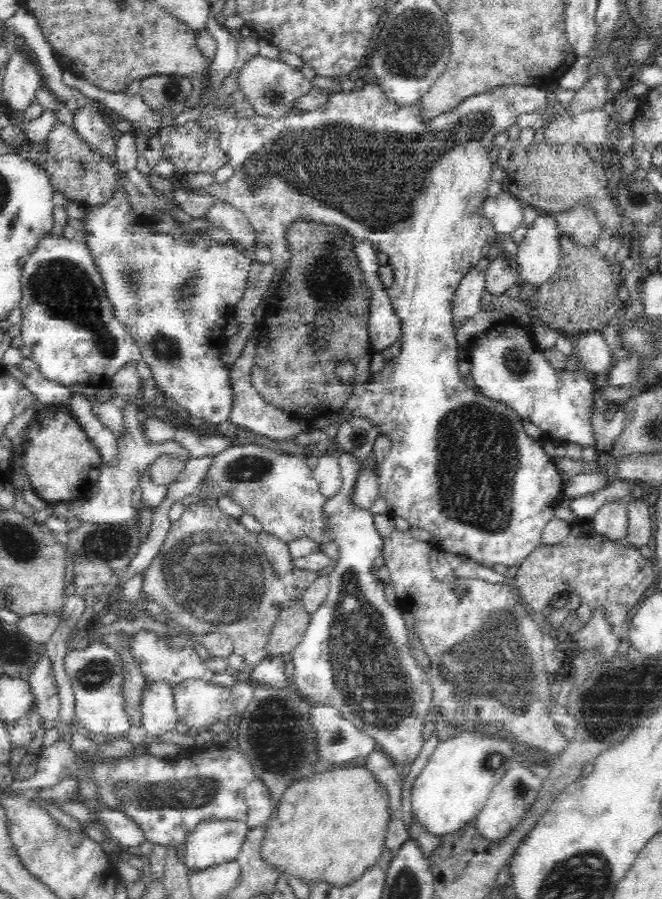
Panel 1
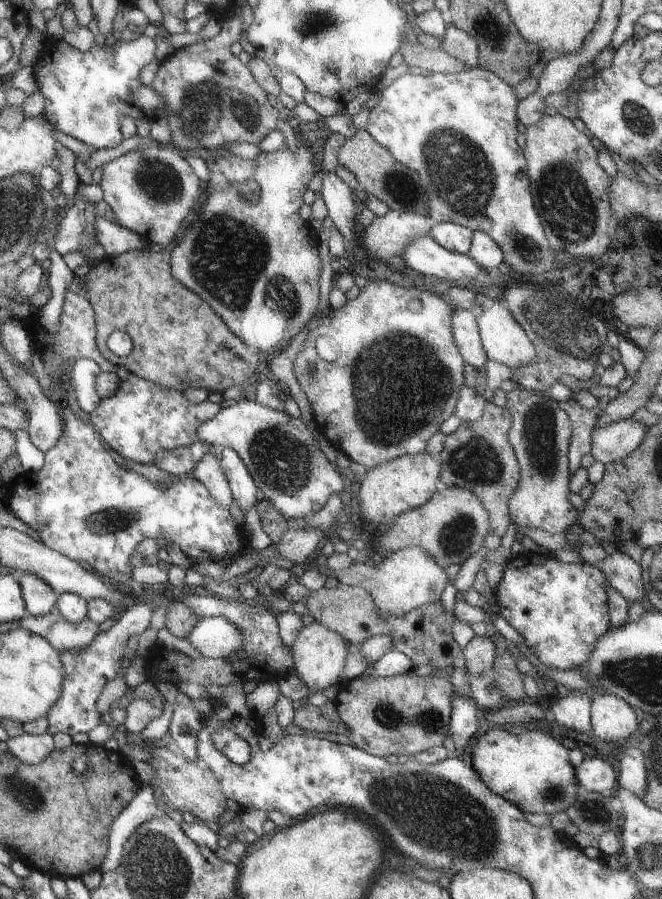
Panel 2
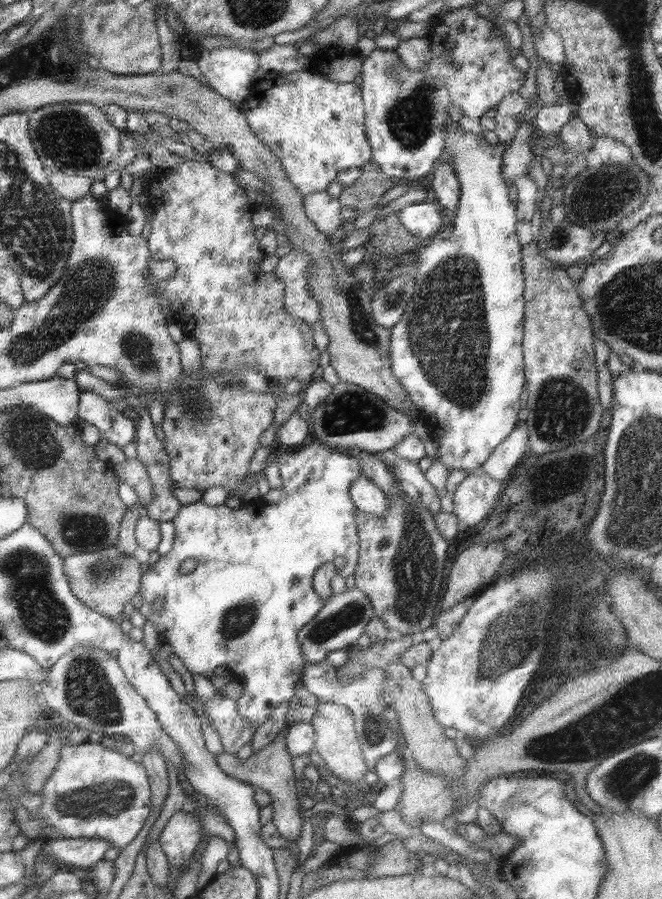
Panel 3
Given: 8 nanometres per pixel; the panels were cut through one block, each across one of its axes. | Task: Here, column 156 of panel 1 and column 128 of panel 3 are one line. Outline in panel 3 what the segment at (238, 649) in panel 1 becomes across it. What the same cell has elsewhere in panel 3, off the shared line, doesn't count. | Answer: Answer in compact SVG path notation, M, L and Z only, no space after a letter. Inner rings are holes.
M117 542L111 548L103 548L97 552L85 552L85 554L73 554L69 558L63 558L63 574L69 580L71 592L81 600L83 606L89 610L99 612L101 616L107 616L109 620L123 620L123 606L131 602L131 598L139 592L141 584L141 568L135 560L135 556L123 556L117 550Z

